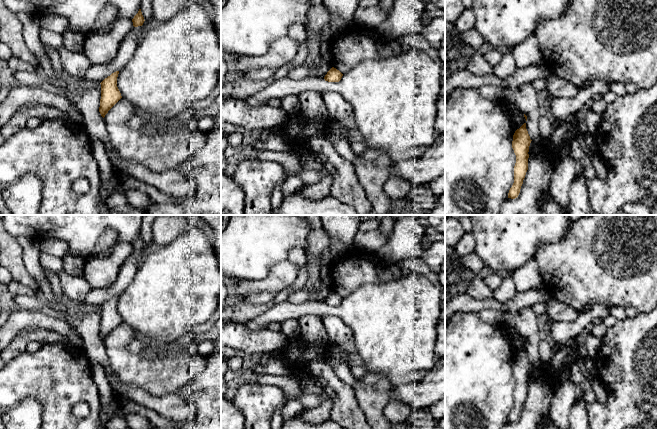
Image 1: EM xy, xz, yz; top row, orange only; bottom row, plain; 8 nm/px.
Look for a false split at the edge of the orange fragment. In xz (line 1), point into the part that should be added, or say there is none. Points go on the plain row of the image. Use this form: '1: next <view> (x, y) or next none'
1: next none

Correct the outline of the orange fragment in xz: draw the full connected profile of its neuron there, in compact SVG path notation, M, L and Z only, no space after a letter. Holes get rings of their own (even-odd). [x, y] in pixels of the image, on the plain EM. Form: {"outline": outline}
{"outline": "M332 291L327 296L324 303L325 303L325 305L328 305L328 306L339 306L341 304L342 300L343 300L343 298L339 294Z"}

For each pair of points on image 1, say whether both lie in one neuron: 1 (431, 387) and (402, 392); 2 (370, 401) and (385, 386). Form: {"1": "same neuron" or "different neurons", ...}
{"1": "same neuron", "2": "same neuron"}

